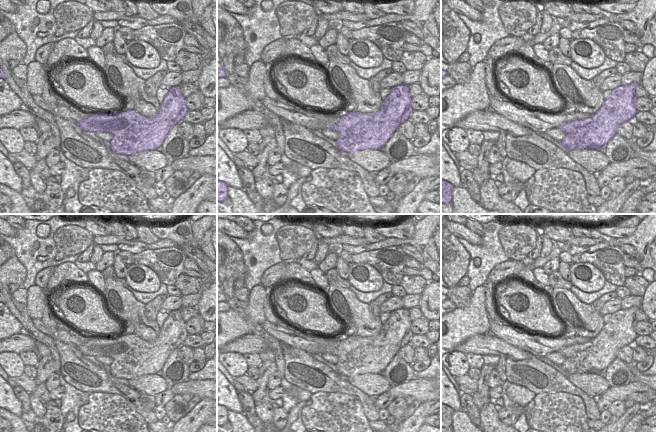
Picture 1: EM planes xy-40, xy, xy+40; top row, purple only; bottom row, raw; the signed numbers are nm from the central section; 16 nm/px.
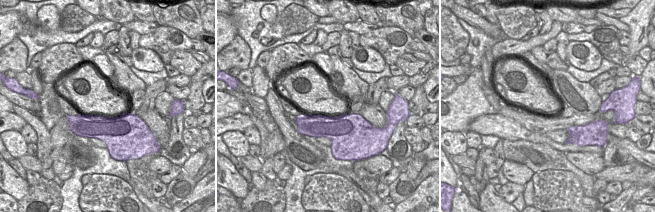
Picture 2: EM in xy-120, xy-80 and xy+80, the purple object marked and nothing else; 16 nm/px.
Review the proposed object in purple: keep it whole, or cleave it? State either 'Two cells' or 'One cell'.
One cell.

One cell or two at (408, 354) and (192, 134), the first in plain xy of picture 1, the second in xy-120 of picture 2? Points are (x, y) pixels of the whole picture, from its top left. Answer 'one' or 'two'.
one

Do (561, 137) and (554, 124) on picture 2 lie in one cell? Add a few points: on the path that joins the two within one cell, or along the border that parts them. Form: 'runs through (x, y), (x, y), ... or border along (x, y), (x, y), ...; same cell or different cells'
border along (566, 128), (551, 130), (545, 133); different cells

